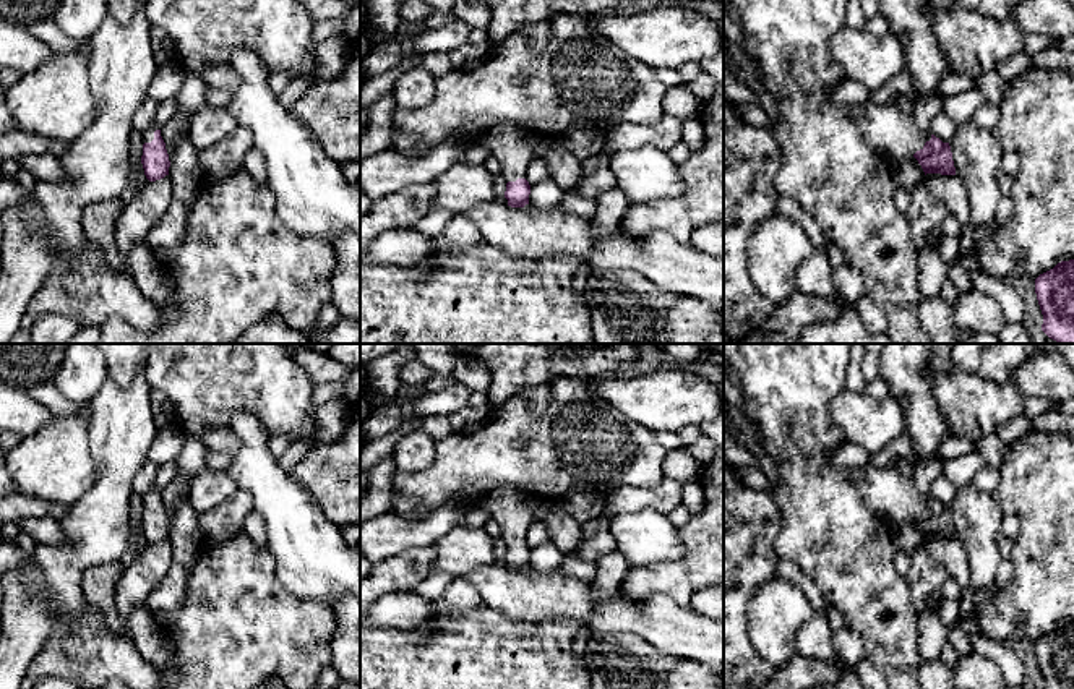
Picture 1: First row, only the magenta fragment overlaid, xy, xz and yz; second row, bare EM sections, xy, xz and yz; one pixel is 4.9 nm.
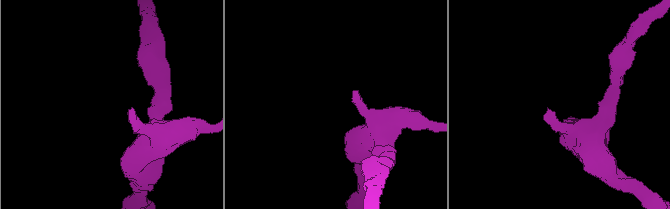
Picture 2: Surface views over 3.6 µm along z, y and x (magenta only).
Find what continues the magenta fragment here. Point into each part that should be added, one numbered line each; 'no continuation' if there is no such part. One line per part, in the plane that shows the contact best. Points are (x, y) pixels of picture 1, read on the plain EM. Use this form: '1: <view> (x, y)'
1: yz (894, 498)

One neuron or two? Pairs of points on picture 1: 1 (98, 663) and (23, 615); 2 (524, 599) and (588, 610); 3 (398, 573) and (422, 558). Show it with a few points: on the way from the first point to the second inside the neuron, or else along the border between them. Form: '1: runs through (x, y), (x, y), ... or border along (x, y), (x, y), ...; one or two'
1: border along (81, 610), (78, 616), (55, 628), (30, 665); two
2: runs through (541, 599), (571, 599); one
3: runs through (404, 571), (416, 564); one

